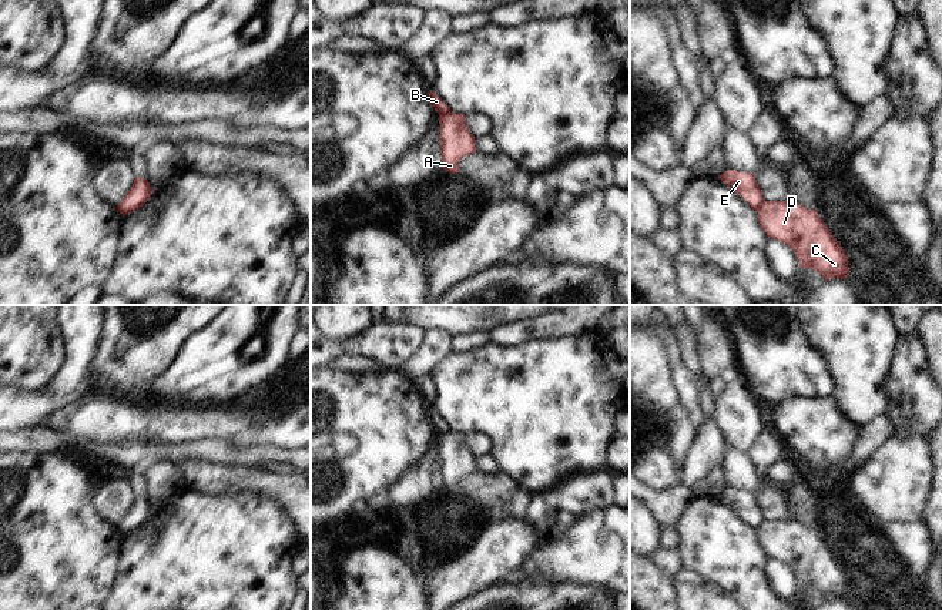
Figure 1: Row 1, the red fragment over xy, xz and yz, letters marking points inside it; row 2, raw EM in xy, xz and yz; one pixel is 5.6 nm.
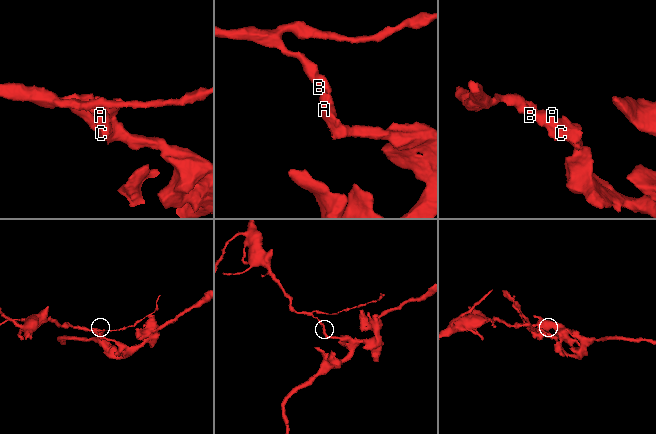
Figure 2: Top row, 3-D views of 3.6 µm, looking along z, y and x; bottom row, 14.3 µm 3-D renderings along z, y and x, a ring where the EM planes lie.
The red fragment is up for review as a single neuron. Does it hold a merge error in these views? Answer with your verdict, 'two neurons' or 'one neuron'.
two neurons

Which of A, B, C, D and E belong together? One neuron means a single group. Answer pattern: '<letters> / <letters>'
A C D / B E

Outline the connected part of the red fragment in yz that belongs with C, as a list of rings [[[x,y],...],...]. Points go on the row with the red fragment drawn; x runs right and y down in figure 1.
[[[785,200],[764,201],[757,212],[761,228],[787,244],[801,268],[815,269],[825,281],[848,278],[848,257],[817,210]]]

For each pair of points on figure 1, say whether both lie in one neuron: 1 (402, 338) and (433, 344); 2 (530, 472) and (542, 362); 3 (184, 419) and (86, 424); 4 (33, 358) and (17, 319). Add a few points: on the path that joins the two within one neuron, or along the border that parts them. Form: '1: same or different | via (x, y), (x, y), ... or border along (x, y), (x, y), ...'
1: different | border along (425, 331), (419, 348), (401, 365)
2: same | via (537, 445), (542, 432), (542, 389)
3: same | via (160, 422), (110, 422)
4: same | via (24, 348), (17, 341), (17, 329)

